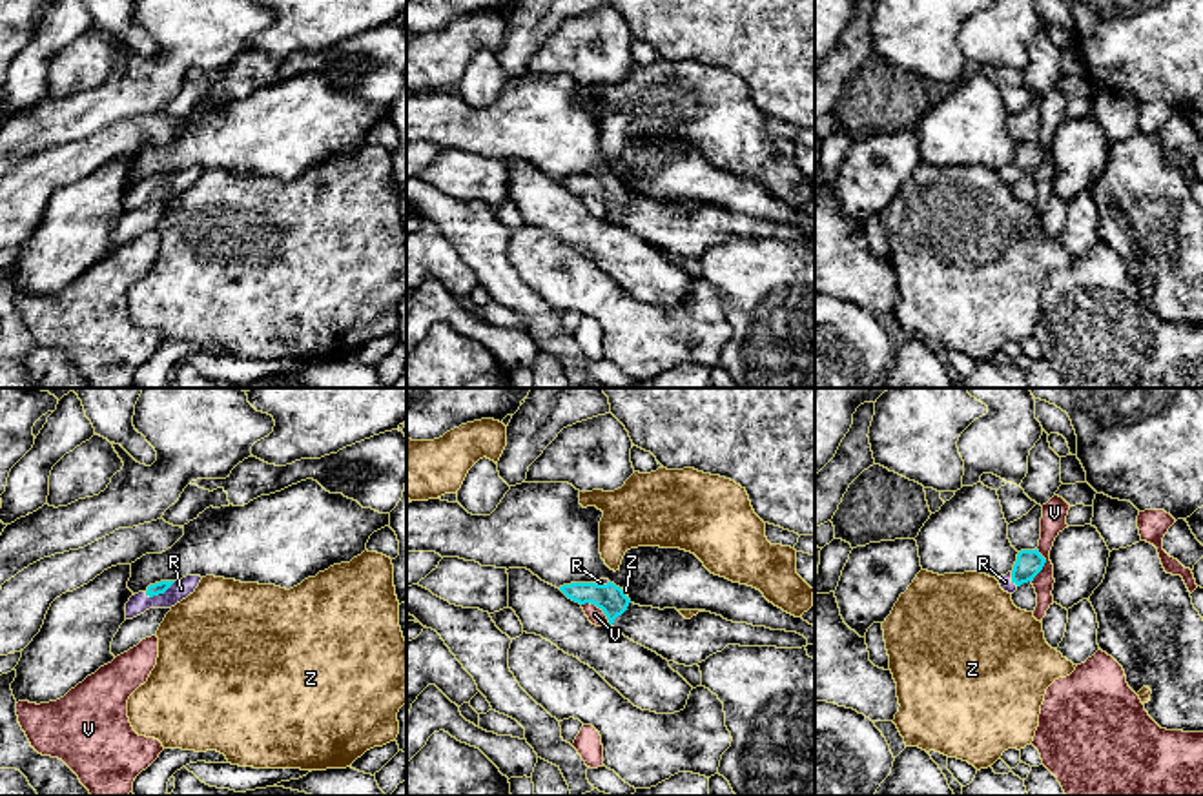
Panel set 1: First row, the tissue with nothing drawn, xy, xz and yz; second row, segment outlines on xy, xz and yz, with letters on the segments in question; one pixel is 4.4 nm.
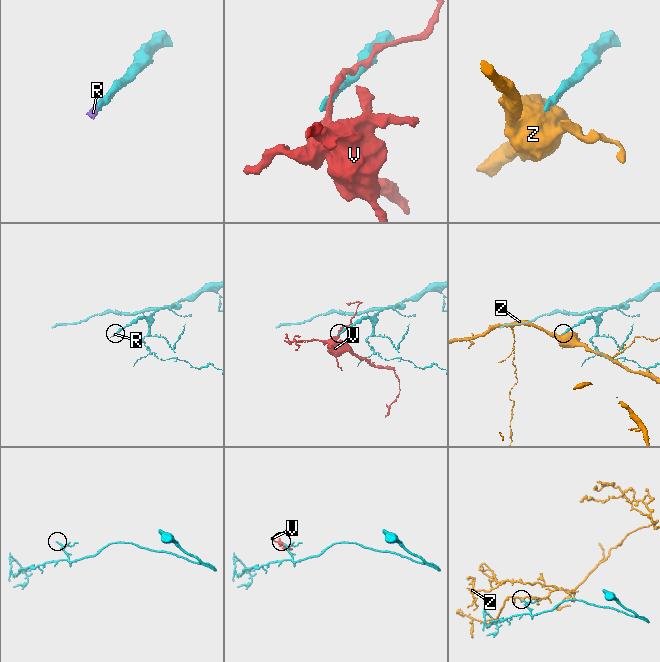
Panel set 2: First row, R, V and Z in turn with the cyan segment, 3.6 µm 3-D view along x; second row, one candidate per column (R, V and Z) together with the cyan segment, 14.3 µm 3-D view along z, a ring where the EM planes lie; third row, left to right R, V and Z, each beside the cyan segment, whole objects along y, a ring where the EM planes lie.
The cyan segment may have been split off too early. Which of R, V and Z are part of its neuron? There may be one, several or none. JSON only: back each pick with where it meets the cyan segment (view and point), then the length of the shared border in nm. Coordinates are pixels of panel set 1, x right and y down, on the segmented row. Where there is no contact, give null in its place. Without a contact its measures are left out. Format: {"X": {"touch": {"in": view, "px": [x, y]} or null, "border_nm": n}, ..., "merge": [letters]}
{"R": {"touch": {"in": "xy", "px": [159, 592]}, "border_nm": 160}, "merge": ["R"]}

